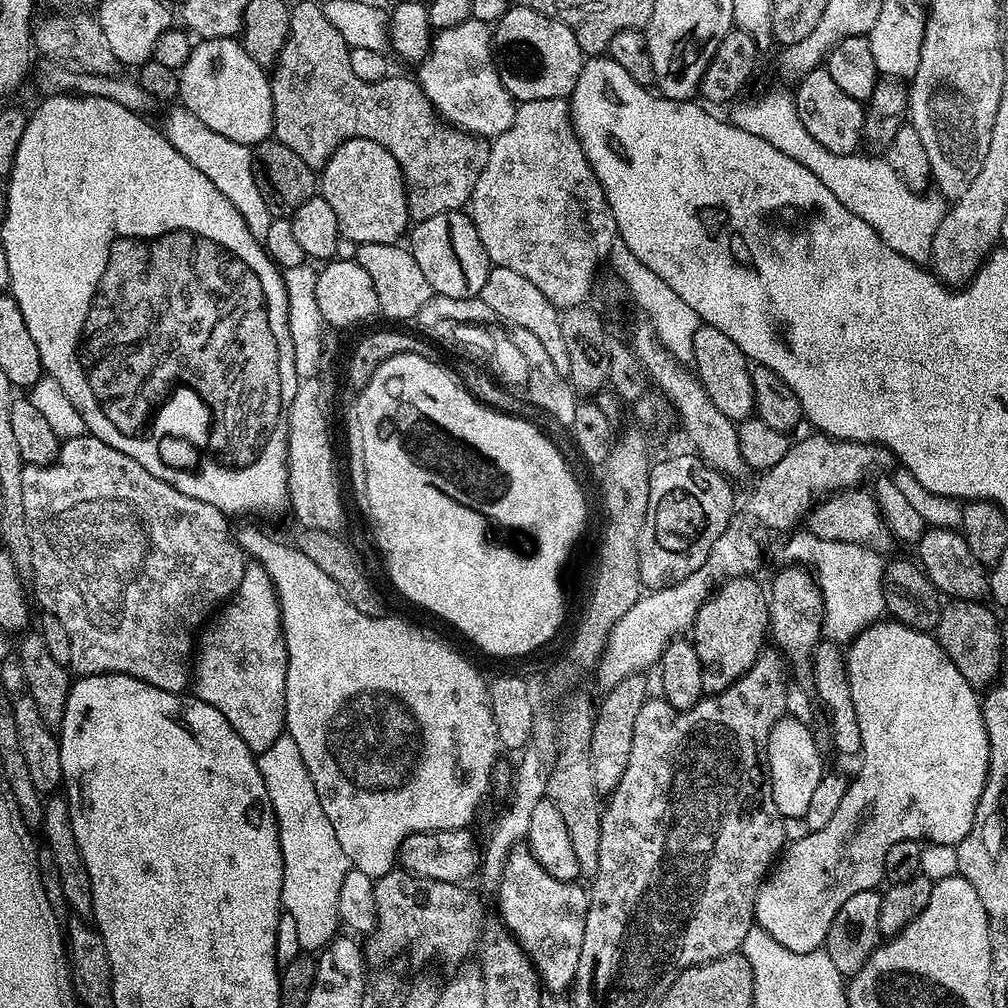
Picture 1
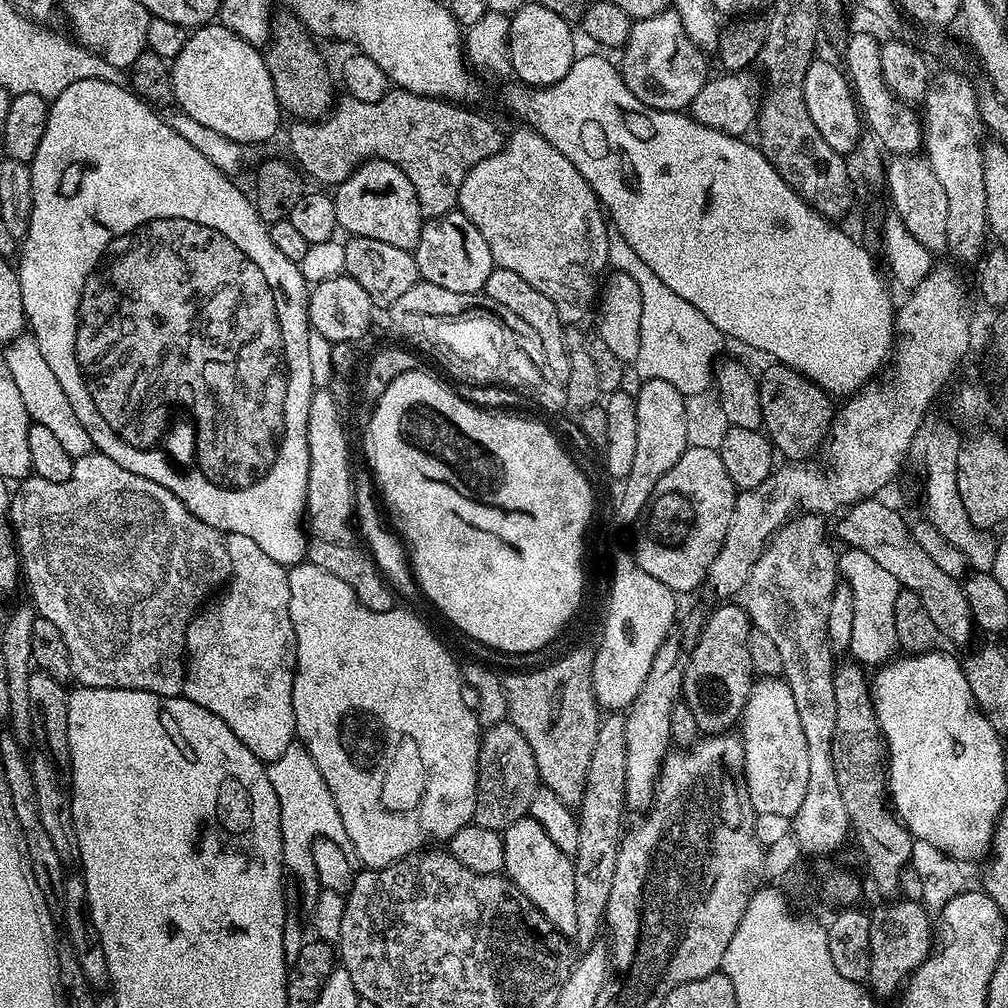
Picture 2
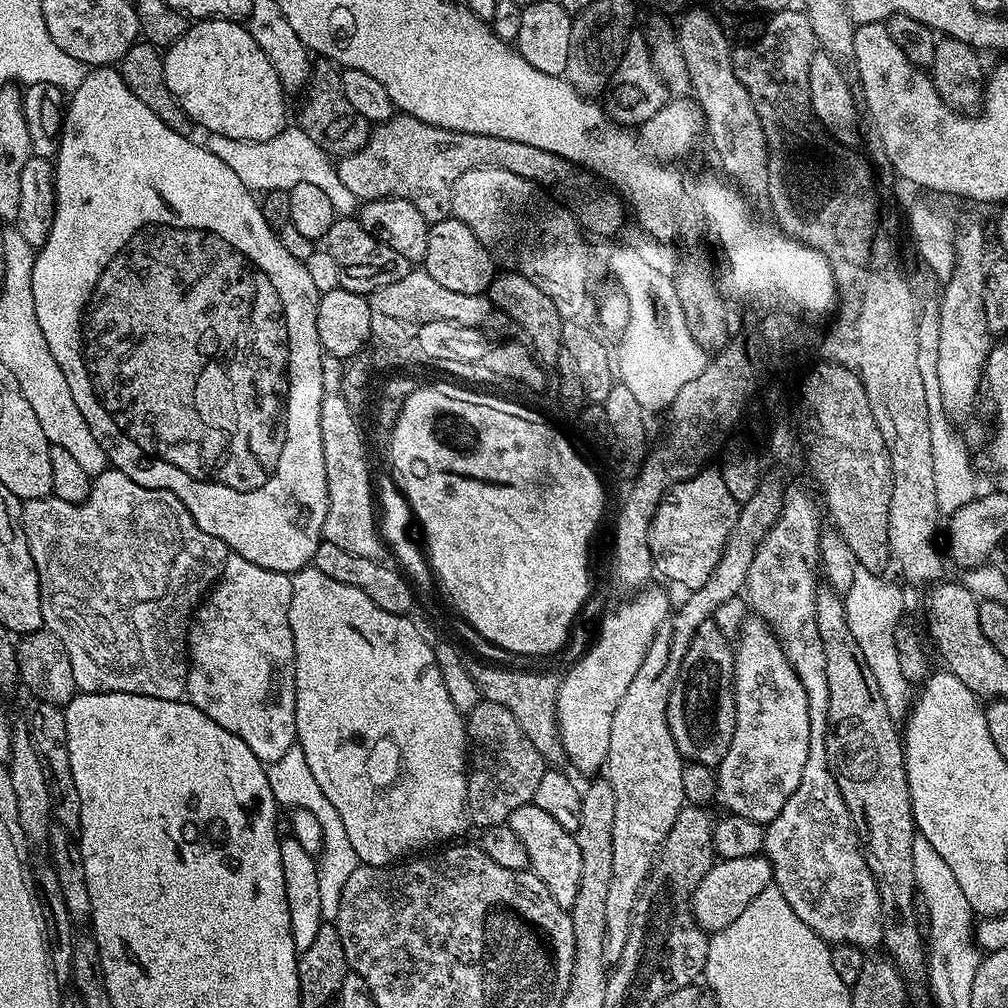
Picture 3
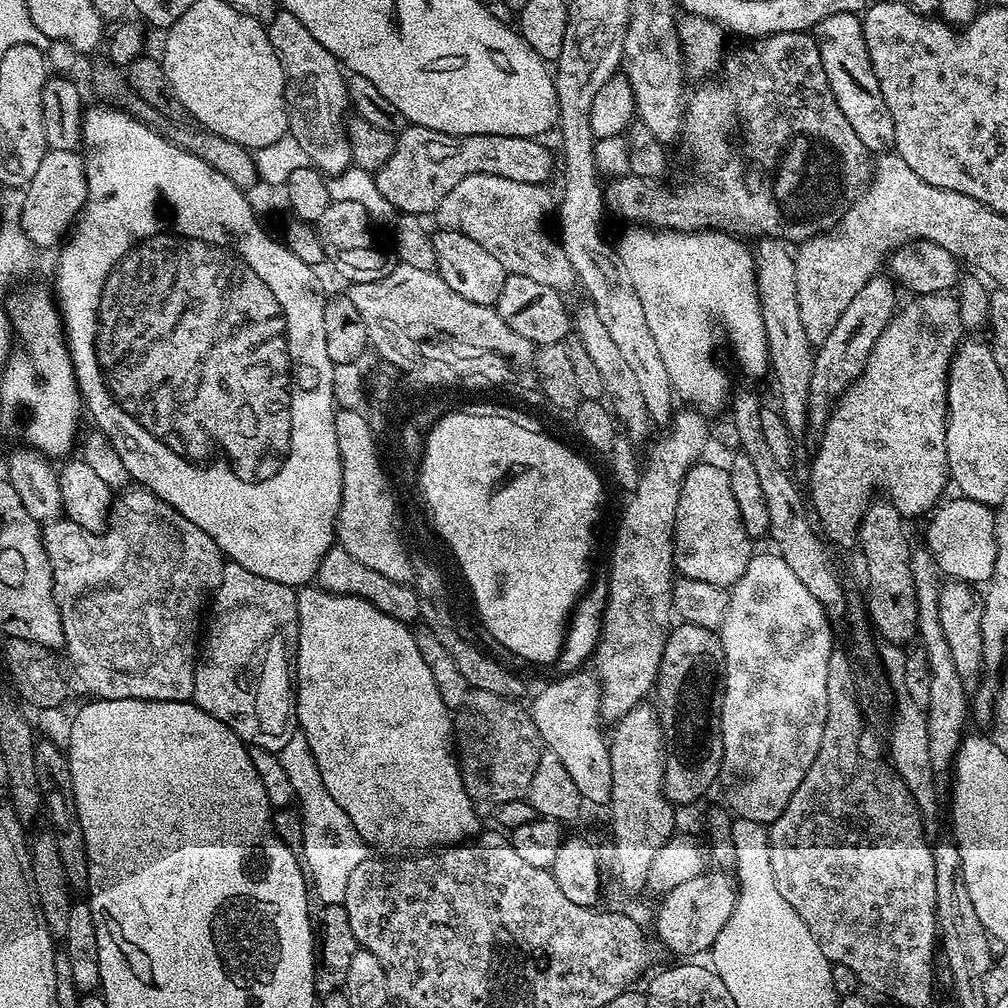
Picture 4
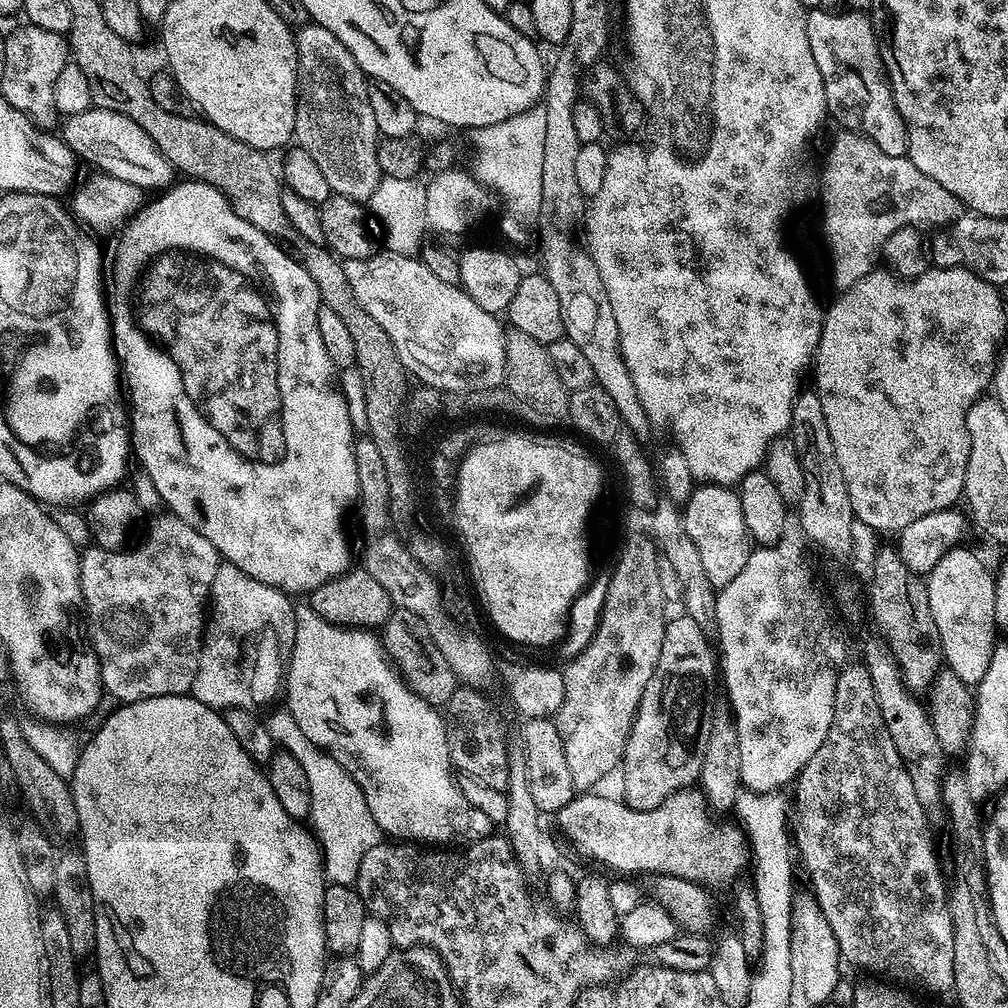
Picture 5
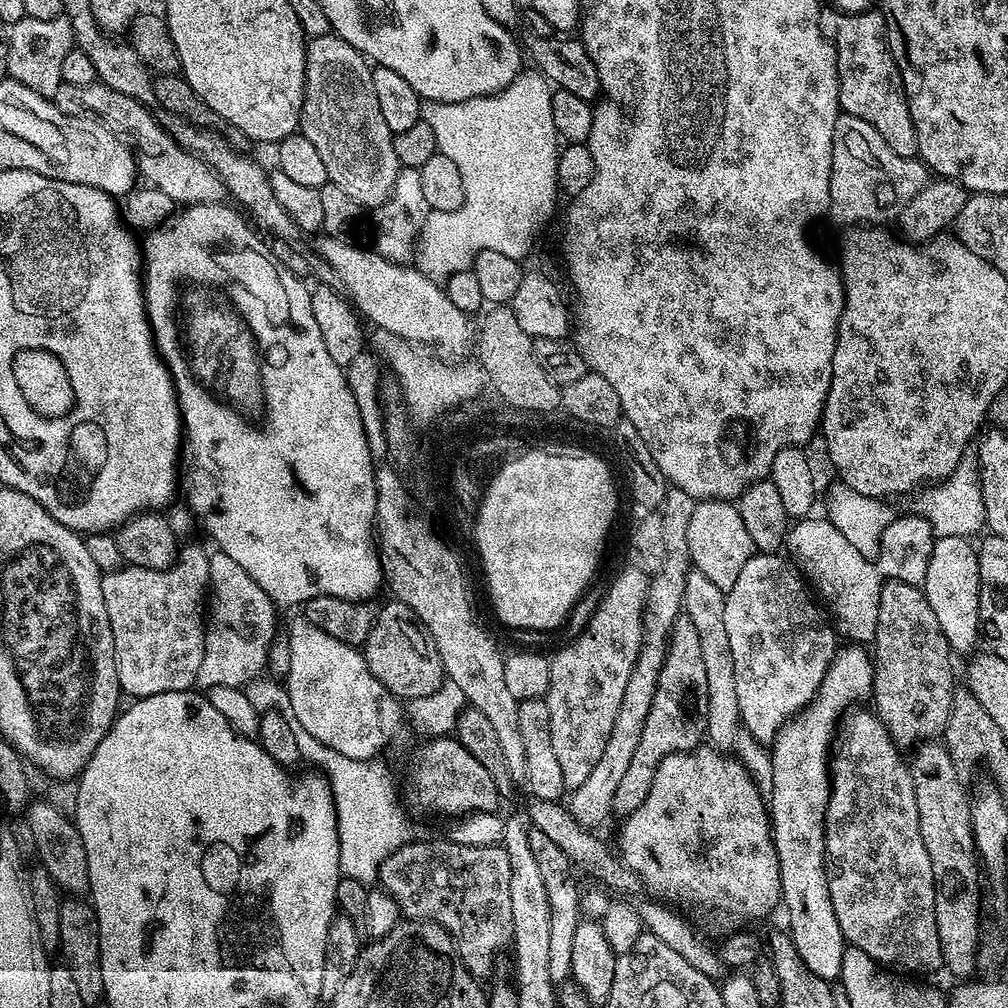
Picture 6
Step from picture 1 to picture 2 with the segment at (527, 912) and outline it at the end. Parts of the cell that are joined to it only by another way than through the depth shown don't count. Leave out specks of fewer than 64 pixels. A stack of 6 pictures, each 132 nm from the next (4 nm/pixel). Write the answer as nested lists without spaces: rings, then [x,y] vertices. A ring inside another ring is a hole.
[[[530,815],[520,818],[502,832],[504,838],[504,871],[503,875],[512,881],[526,898],[554,925],[563,935],[575,937],[578,926],[578,913],[574,906],[574,870],[573,857],[567,856],[554,841],[538,826]]]

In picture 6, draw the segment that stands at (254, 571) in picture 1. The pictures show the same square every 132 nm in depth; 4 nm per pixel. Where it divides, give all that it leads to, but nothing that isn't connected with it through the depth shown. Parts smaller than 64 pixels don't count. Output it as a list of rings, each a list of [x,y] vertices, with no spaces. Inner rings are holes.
[[[216,550],[209,555],[210,562],[210,607],[206,618],[202,666],[195,683],[204,690],[214,686],[245,687],[255,681],[267,667],[268,649],[275,641],[277,605],[268,594],[250,577],[242,566],[225,552]]]

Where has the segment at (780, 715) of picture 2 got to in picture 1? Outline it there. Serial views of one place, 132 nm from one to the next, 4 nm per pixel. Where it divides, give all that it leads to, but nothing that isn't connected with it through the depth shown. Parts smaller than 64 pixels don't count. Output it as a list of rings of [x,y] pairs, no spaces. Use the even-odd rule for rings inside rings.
[[[785,715],[770,730],[766,741],[766,767],[771,790],[774,794],[780,815],[784,819],[805,817],[813,793],[826,772],[820,748],[812,737],[809,725],[798,722],[793,716]]]

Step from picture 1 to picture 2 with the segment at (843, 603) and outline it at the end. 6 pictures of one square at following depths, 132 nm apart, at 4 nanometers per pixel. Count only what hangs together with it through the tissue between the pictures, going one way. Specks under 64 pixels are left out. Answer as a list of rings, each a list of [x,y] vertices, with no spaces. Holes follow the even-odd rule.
[[[848,548],[838,556],[838,572],[854,594],[854,638],[850,638],[850,656],[861,665],[883,666],[893,659],[897,651],[894,630],[894,602],[898,602],[901,587],[894,578],[866,554],[857,548]]]

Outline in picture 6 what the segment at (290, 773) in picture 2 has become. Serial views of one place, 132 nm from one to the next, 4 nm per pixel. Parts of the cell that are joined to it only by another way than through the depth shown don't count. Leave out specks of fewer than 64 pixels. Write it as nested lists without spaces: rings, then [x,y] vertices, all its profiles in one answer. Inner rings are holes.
[[[289,715],[290,730],[298,741],[301,761],[313,764],[328,779],[334,798],[336,829],[338,830],[338,850],[340,851],[340,871],[344,876],[371,885],[379,877],[382,862],[396,850],[413,843],[412,824],[396,801],[388,768],[379,759],[359,760],[346,758],[330,746],[322,746],[314,734],[308,733],[298,718]]]

